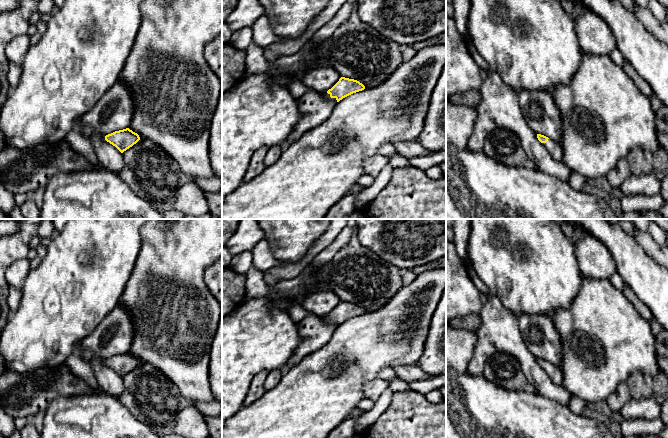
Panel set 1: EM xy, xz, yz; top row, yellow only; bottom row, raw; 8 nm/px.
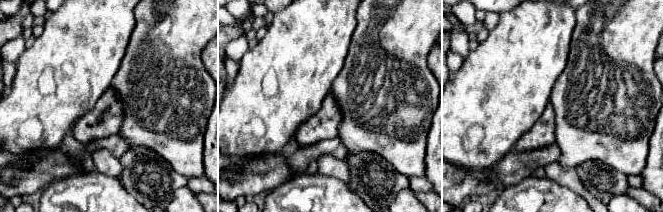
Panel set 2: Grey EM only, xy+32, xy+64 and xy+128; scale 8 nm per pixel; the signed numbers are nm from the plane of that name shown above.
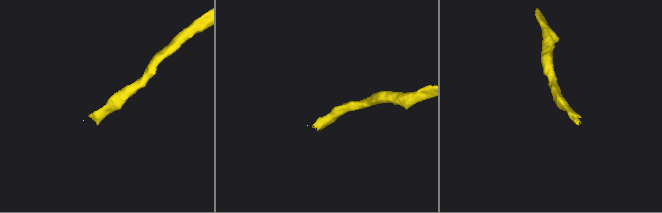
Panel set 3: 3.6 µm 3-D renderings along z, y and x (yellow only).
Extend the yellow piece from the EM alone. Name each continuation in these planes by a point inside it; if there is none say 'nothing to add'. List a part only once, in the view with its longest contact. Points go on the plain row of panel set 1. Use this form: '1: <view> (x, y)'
1: yz (553, 371)

